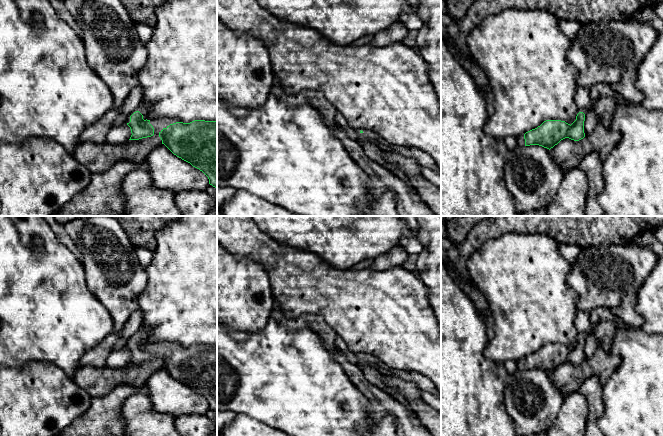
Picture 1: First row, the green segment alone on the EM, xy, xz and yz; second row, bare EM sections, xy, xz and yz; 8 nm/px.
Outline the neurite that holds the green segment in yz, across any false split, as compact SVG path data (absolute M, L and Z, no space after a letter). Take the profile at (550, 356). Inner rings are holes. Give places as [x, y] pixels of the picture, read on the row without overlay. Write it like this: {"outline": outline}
{"outline": "M598 307L590 312L591 330L585 335L578 333L576 344L570 349L561 344L546 344L540 350L517 361L517 371L539 369L547 373L553 372L561 364L569 362L579 365L585 361L585 339L594 334L594 328L603 322L619 323L609 307Z"}

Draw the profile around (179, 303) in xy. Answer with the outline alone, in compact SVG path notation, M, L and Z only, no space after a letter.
M183 216L180 221L173 221L157 231L156 248L153 251L153 259L145 268L147 284L138 297L139 310L143 314L140 329L150 332L151 345L183 346L190 347L194 344L217 345L217 216Z

